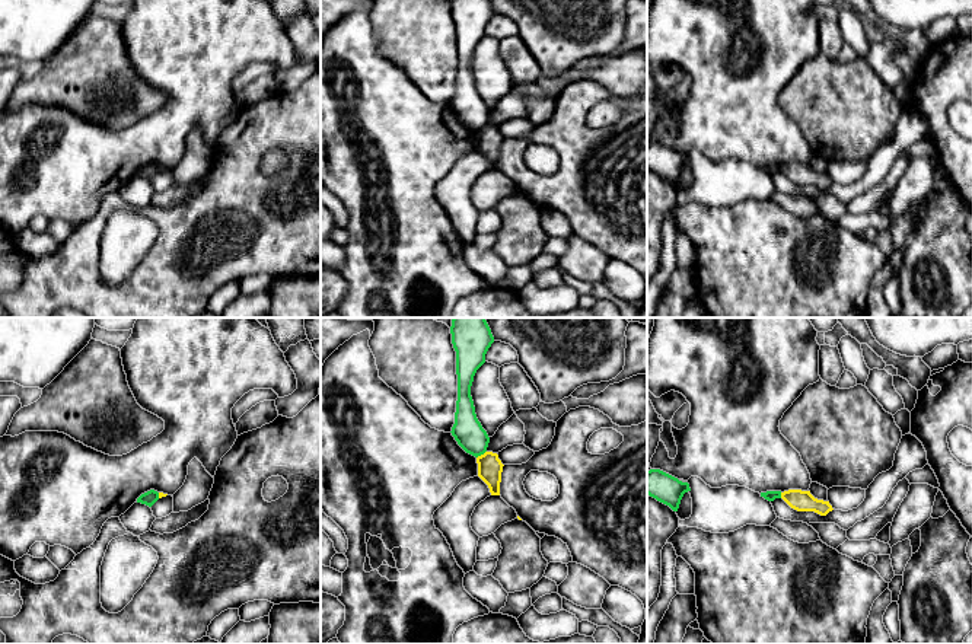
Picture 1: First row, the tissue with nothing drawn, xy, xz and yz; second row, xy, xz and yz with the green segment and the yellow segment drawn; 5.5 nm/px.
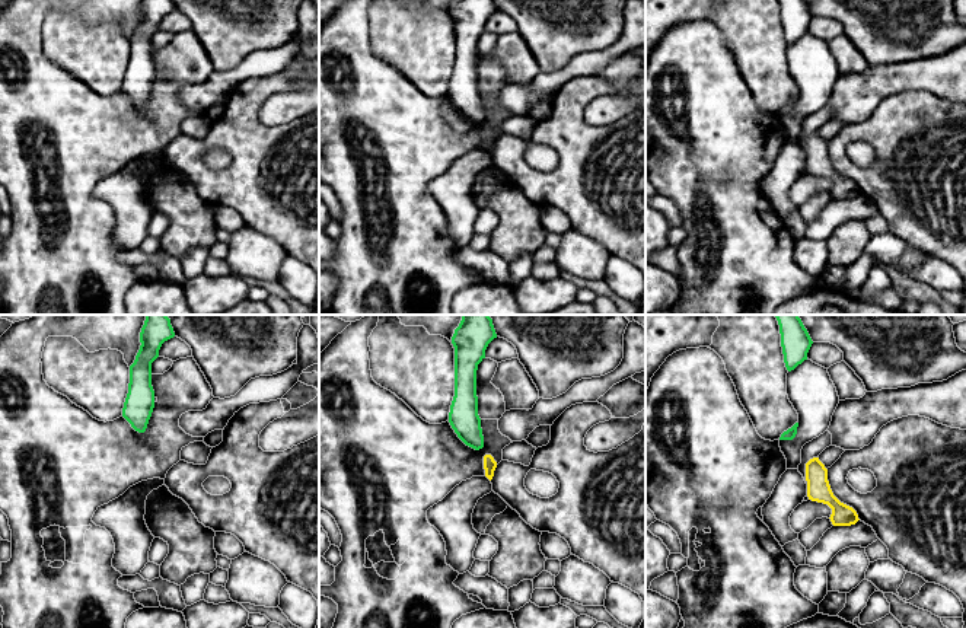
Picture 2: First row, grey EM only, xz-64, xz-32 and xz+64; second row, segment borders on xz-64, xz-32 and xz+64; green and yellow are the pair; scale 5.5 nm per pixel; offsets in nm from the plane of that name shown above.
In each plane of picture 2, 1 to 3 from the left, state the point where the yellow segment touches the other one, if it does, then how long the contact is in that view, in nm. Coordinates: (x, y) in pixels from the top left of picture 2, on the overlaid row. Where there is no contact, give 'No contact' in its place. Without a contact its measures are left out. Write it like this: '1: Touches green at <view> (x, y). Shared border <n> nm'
1: No contact
2: No contact
3: No contact

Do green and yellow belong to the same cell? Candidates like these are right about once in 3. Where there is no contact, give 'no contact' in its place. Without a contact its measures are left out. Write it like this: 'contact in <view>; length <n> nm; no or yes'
contact in xz; length 70 nm; no

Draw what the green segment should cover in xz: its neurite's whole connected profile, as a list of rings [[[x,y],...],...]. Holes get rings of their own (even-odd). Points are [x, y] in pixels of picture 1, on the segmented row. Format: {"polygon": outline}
{"polygon": [[[453,318],[450,334],[458,374],[456,412],[450,433],[466,453],[478,458],[487,452],[490,437],[477,418],[471,386],[477,370],[485,363],[494,337],[485,318]]]}

